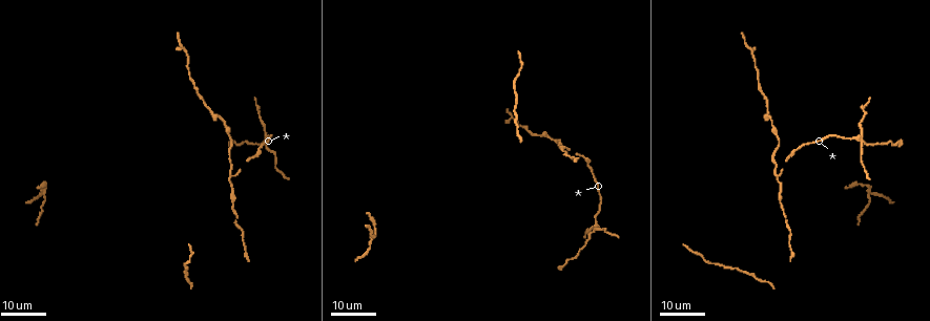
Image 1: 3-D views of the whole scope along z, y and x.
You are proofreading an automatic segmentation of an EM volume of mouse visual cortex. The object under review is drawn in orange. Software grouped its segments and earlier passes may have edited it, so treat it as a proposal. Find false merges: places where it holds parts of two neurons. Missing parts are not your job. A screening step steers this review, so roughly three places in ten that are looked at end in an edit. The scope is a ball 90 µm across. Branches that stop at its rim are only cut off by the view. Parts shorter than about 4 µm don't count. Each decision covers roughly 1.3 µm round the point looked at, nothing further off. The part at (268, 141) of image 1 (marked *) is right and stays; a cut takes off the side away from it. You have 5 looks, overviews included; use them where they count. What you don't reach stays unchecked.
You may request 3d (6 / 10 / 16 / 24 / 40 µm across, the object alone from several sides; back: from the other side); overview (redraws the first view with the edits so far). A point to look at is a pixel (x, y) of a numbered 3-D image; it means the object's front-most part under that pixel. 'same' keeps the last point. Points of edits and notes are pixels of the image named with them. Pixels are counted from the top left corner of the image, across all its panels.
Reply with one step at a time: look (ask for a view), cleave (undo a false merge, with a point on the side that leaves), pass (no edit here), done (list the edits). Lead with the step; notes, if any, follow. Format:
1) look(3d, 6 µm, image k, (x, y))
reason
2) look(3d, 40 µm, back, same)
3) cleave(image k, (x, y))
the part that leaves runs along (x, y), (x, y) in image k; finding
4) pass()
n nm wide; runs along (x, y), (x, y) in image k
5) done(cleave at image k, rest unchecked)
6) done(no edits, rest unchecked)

look(3d, 16 µm, image 1, (789, 240))

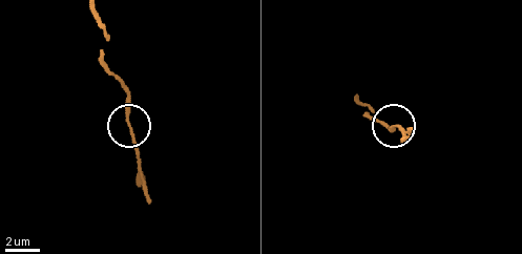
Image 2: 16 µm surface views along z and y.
look(3d, 10 µm, image 2, (394, 128))

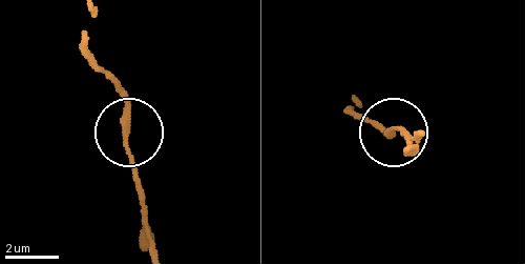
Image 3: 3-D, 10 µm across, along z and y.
pass()
210 nm wide; all the same neuron

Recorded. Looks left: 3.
look(3d, 16 µm, image 1, (779, 204))
thick turns thin

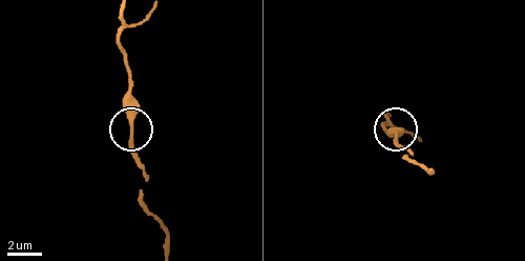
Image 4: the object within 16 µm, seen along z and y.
look(3d, 6 µm, image 4, (396, 134))

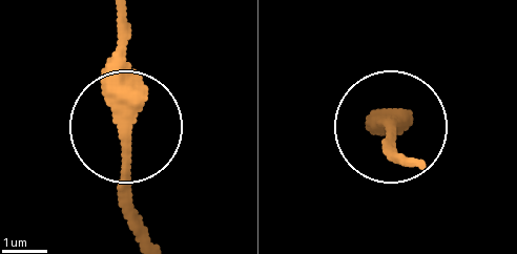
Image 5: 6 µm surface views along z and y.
pass()
260 nm wide; continuous, no second neuron

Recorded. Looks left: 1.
done(no edits, rest unchecked)

